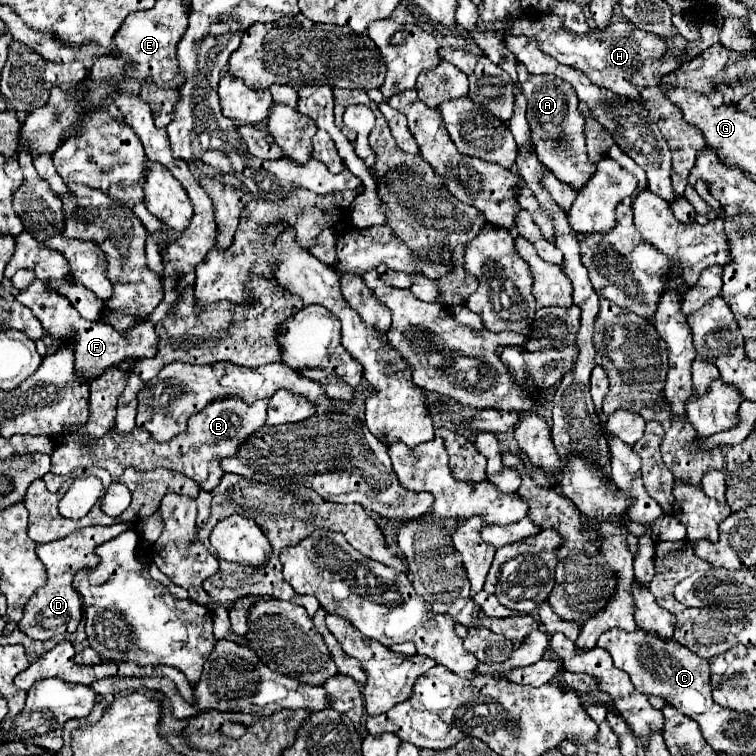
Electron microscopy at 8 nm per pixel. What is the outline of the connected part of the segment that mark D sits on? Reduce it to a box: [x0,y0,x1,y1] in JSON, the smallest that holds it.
[19,522,133,642]

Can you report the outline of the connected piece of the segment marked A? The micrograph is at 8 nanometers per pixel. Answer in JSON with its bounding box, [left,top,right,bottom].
[517,64,597,192]

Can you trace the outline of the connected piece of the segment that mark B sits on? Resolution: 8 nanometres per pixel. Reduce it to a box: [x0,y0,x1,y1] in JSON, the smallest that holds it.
[51,396,267,490]

